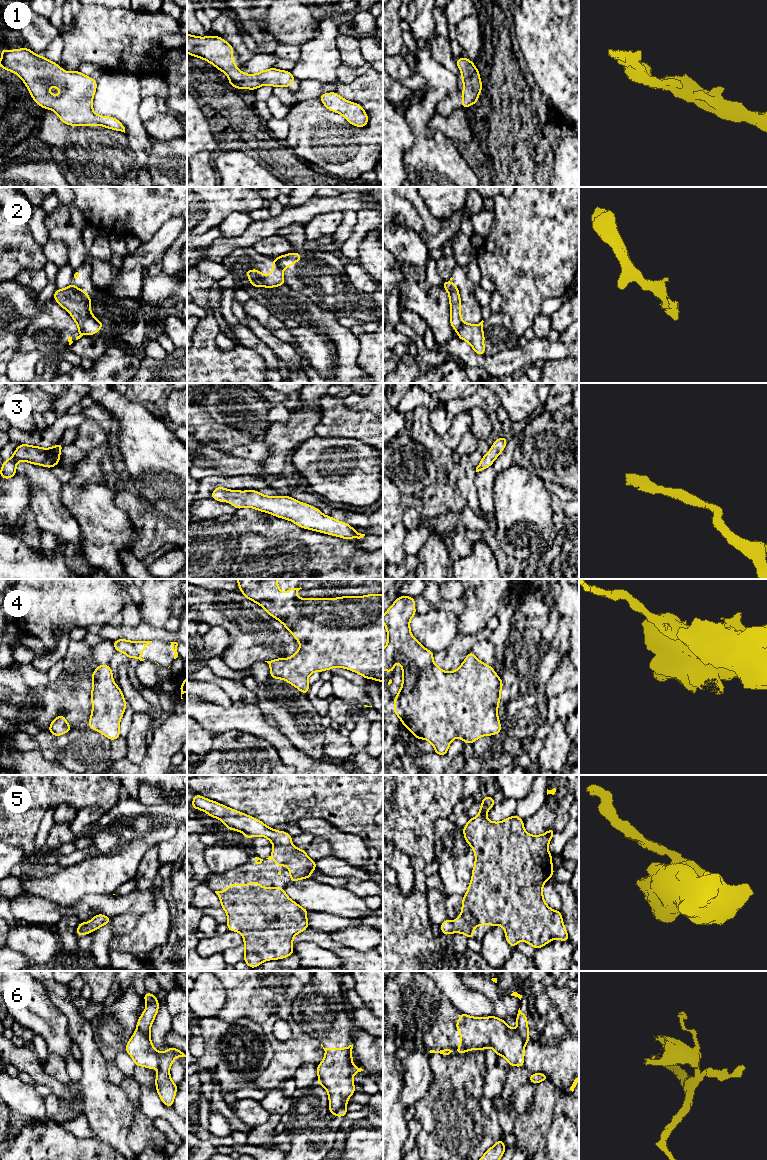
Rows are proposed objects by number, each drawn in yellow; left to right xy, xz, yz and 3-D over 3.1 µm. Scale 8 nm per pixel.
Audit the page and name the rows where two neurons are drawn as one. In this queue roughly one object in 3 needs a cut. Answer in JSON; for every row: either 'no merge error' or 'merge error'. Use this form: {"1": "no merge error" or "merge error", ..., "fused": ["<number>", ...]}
{"1": "no merge error", "2": "merge error", "3": "no merge error", "4": "no merge error", "5": "no merge error", "6": "merge error", "fused": ["2", "6"]}

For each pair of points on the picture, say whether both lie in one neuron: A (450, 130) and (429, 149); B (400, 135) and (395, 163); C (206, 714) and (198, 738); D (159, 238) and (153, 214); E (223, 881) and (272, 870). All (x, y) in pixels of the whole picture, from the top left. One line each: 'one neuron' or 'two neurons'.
A: two neurons
B: one neuron
C: two neurons
D: two neurons
E: one neuron

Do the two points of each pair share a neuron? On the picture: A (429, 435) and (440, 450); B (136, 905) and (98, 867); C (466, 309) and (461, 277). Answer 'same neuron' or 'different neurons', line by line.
A: same neuron
B: different neurons
C: same neuron

